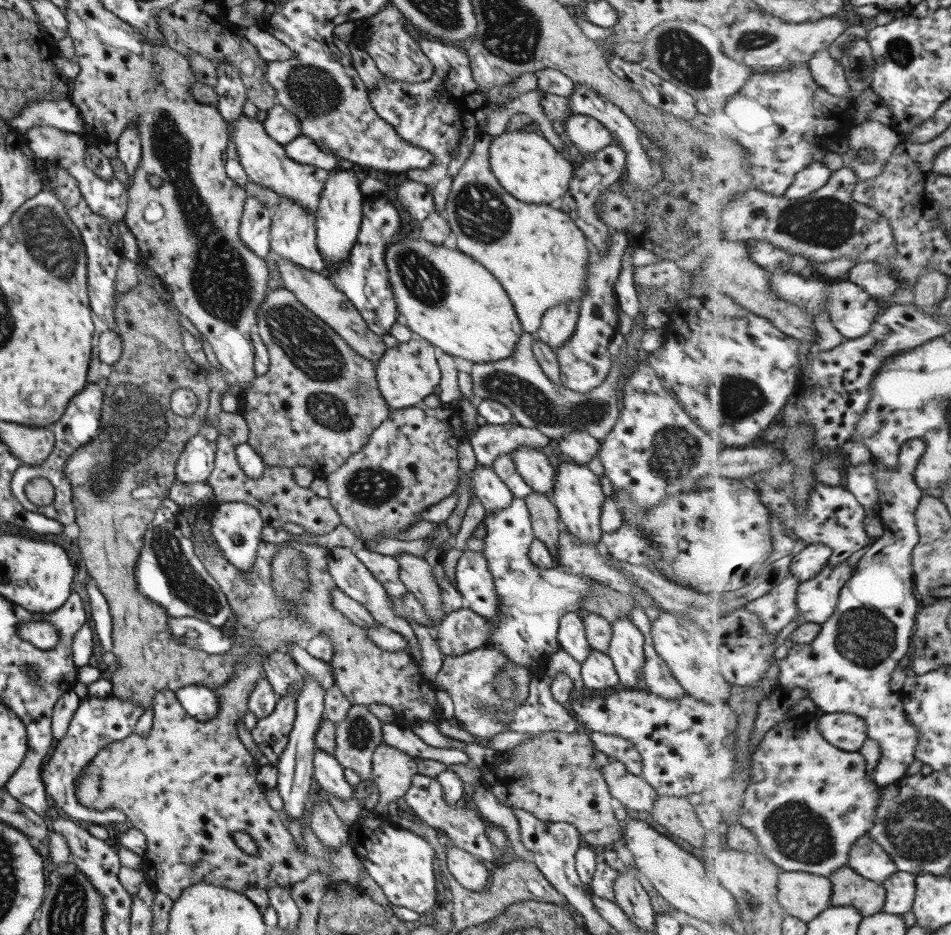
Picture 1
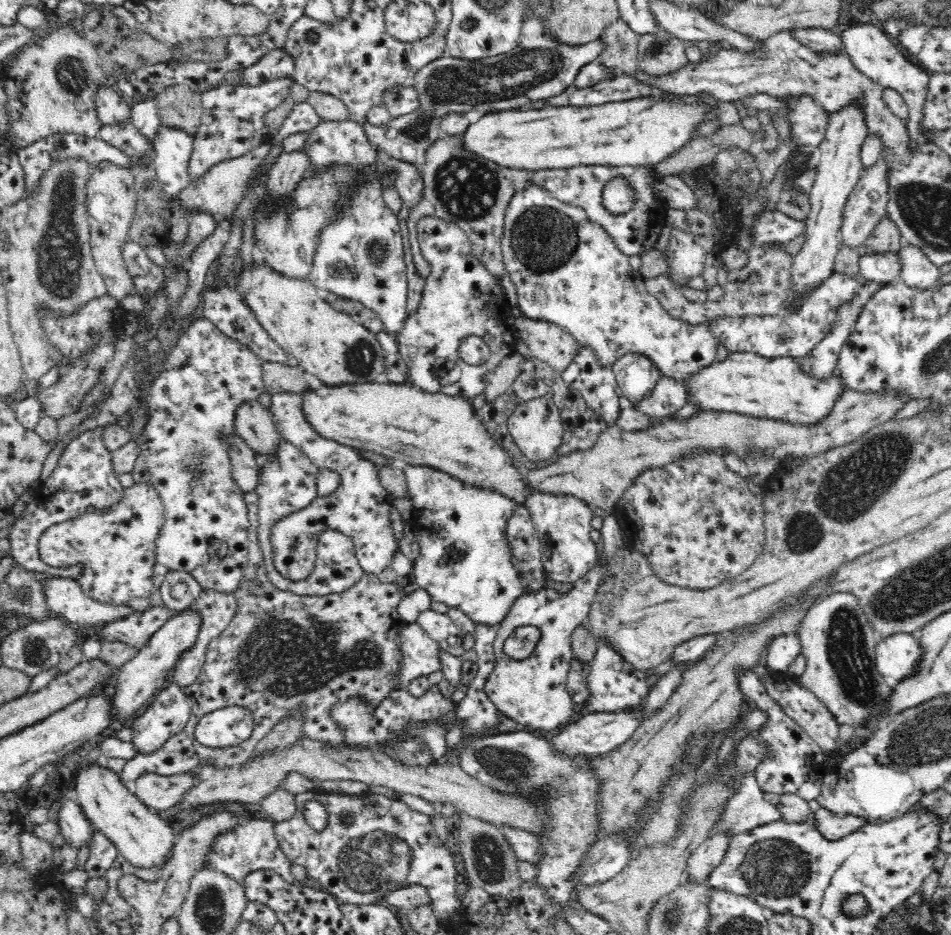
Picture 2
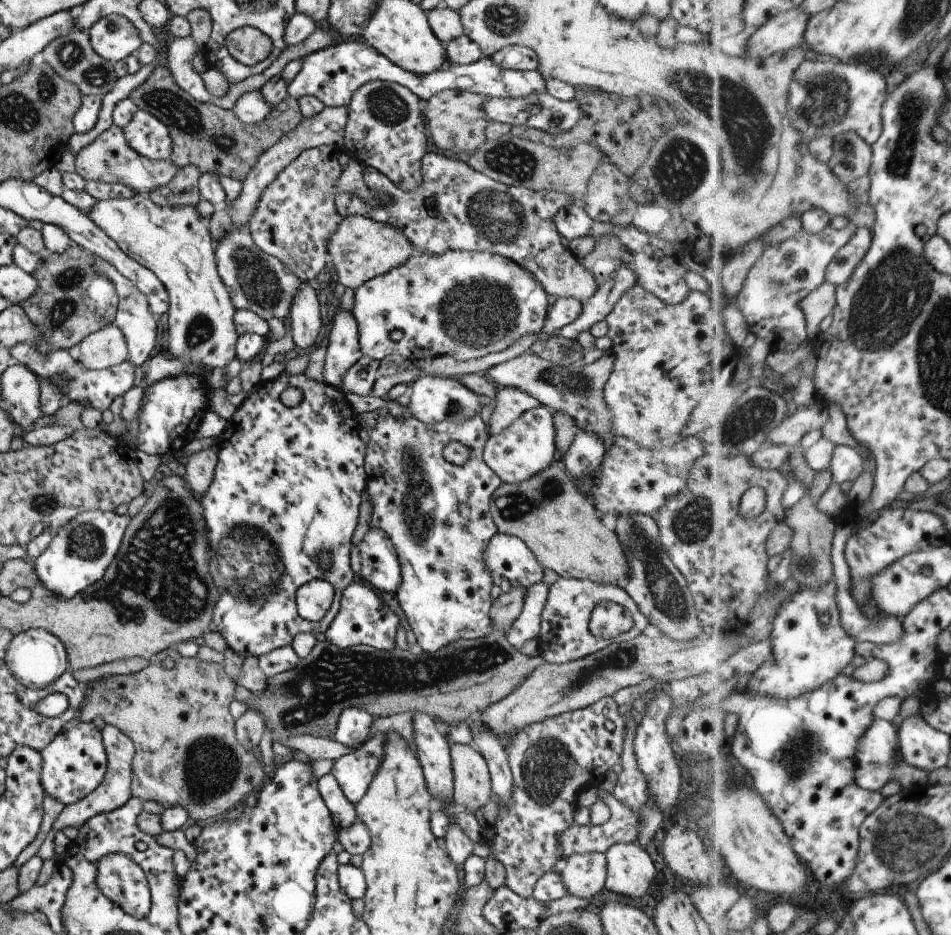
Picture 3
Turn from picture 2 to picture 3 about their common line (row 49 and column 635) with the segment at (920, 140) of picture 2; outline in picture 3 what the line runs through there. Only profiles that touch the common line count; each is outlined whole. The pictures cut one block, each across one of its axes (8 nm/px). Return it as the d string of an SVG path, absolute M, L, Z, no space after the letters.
M634 843L613 844L607 848L605 854L606 875L604 888L615 892L620 896L631 896L631 898L646 897L645 893L655 878L655 868L649 859L647 852Z

